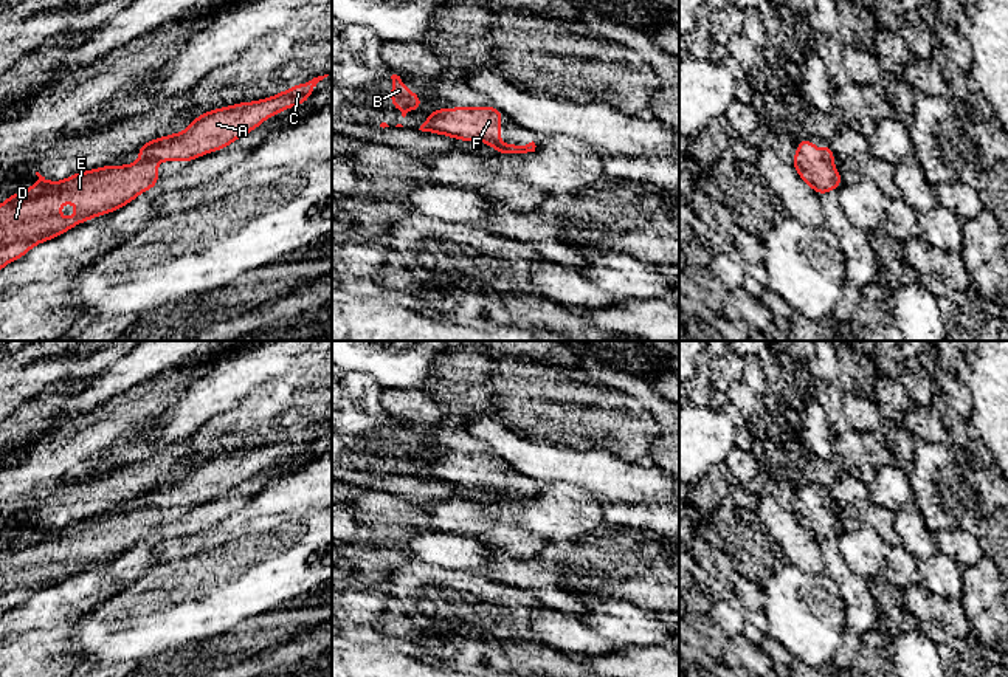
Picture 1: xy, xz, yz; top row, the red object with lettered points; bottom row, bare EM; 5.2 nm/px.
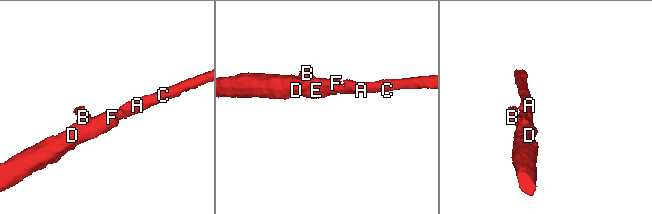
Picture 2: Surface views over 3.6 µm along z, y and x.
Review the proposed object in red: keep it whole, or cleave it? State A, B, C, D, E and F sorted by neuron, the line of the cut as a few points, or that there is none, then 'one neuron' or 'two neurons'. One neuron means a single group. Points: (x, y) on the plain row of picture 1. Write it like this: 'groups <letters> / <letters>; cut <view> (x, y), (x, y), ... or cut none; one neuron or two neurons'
groups A B C D E F; cut none; one neuron

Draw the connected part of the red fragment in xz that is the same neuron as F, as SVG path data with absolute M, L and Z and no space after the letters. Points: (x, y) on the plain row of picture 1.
M456 454L433 457L419 477L439 480L461 488L487 490L499 502L535 499L535 490L526 493L502 491L499 485L504 460L496 454Z

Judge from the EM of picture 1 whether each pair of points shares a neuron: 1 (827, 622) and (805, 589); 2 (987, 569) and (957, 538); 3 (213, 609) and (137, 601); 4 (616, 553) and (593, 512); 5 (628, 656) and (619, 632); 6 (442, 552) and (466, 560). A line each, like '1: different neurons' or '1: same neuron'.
1: same neuron
2: different neurons
3: same neuron
4: different neurons
5: different neurons
6: same neuron

